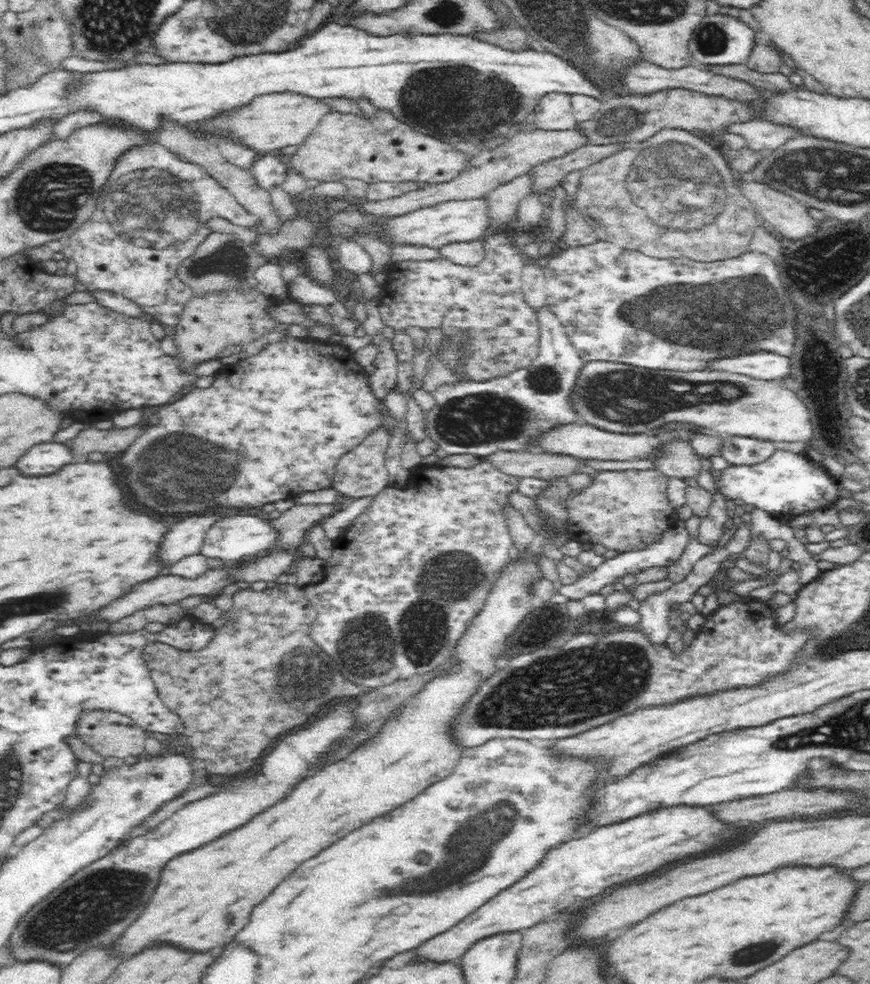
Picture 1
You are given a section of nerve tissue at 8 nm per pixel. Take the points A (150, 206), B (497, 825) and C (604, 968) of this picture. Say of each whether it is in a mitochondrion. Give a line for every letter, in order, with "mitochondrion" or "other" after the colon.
A: mitochondrion
B: mitochondrion
C: other

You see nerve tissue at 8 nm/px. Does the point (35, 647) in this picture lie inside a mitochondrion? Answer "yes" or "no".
no

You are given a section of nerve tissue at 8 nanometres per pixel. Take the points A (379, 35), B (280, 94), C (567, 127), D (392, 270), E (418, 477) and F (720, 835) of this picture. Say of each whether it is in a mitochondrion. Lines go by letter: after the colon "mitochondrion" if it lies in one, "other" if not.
A: other
B: other
C: other
D: other
E: other
F: mitochondrion

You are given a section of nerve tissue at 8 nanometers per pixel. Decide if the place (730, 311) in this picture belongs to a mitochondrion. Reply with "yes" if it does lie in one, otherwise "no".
yes

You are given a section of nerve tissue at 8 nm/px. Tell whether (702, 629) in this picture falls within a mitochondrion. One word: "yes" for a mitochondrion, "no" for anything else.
no

